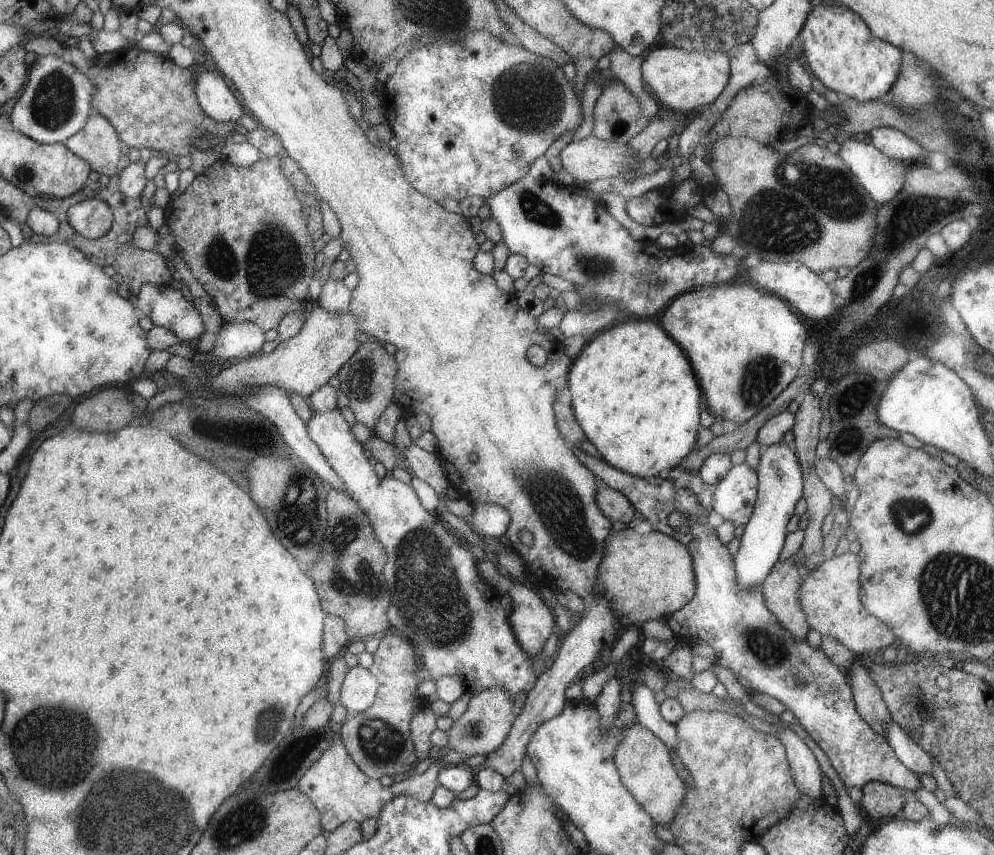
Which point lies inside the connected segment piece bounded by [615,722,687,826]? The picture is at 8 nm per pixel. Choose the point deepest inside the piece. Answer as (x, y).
(643, 761)

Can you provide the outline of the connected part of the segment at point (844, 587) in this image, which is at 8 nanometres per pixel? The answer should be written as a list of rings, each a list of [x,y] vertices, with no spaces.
[[[849,551],[837,558],[826,559],[818,568],[804,572],[798,590],[800,608],[806,616],[809,629],[818,630],[822,636],[836,638],[856,657],[889,647],[896,640],[894,631],[863,606],[860,570],[862,561],[854,552]]]

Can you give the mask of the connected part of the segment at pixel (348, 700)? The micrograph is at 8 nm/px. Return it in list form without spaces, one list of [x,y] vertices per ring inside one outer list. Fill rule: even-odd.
[[[354,665],[344,678],[339,703],[352,716],[364,712],[374,704],[378,696],[379,680],[368,669]]]

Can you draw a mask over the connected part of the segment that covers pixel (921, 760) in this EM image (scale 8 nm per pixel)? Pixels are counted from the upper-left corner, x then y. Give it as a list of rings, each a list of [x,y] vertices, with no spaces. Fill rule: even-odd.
[[[890,720],[886,734],[888,734],[887,742],[894,748],[896,757],[909,770],[914,771],[916,775],[932,774],[932,768],[934,768],[932,756],[926,753],[904,730],[900,730],[900,726],[893,720]]]

